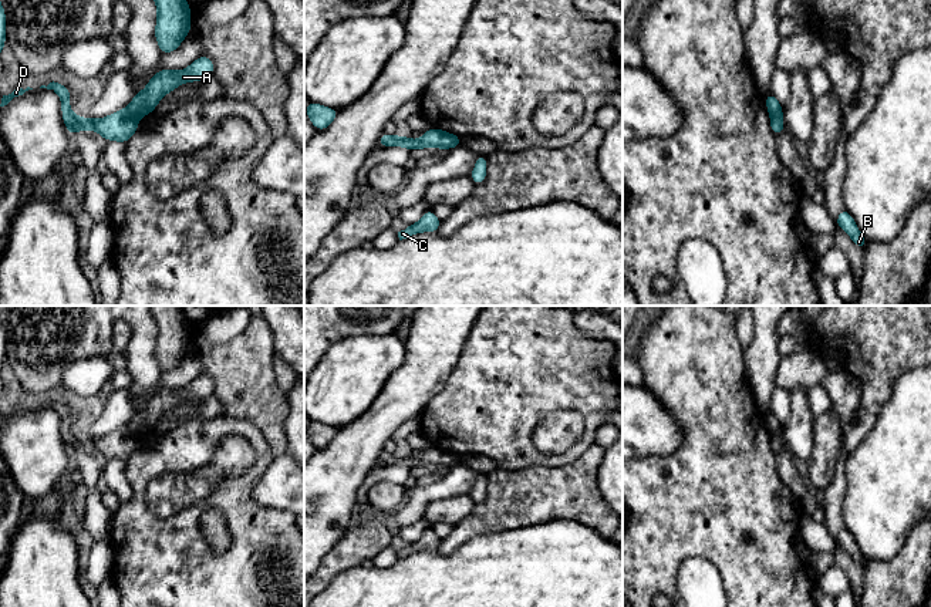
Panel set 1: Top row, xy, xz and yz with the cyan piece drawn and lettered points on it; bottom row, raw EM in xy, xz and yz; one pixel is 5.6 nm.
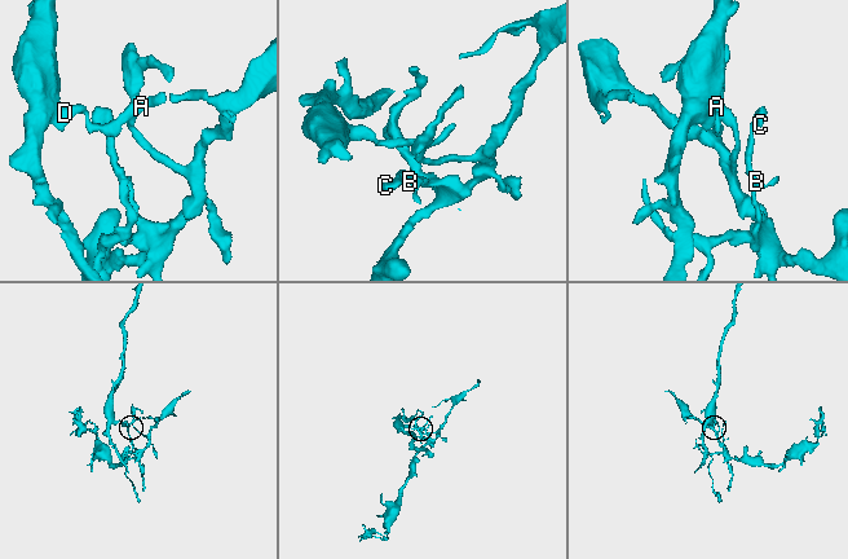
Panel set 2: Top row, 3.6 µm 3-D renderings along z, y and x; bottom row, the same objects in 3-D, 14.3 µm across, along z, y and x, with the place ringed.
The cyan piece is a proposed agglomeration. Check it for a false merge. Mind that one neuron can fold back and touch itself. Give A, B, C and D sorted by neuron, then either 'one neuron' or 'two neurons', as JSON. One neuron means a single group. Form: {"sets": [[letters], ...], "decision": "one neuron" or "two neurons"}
{"sets": [["A", "B", "C"], ["D"]], "decision": "two neurons"}

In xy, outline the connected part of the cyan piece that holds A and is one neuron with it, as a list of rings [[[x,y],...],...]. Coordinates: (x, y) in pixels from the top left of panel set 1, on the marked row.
[[[203,54],[183,71],[163,68],[151,78],[144,91],[135,94],[128,109],[136,117],[145,117],[155,109],[165,94],[173,91],[182,82],[212,77],[213,68],[213,61]]]

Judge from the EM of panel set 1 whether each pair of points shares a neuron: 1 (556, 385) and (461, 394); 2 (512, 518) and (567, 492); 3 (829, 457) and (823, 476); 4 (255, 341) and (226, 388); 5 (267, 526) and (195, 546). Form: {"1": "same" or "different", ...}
{"1": "same", "2": "same", "3": "same", "4": "same", "5": "same"}

